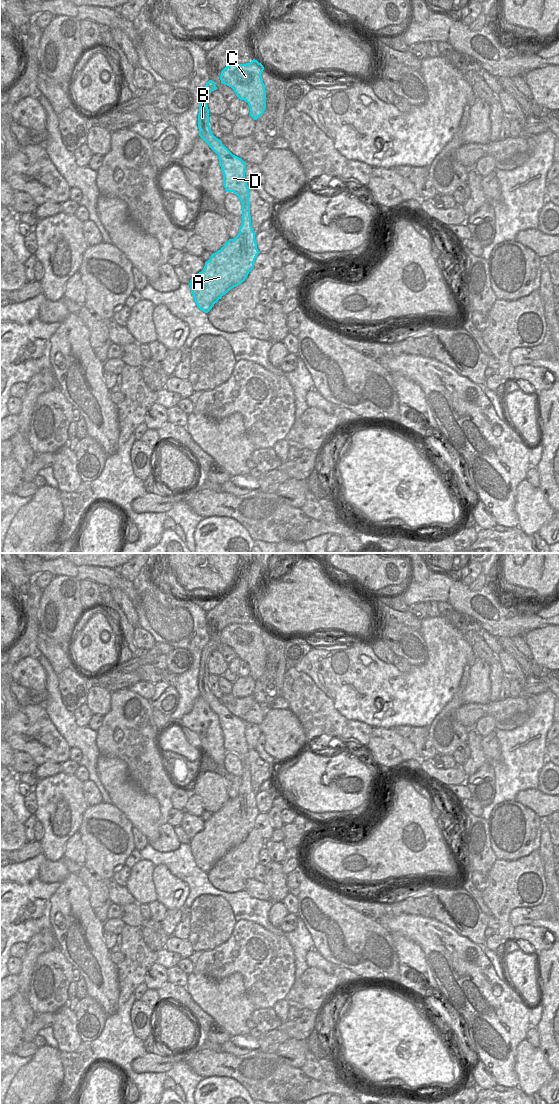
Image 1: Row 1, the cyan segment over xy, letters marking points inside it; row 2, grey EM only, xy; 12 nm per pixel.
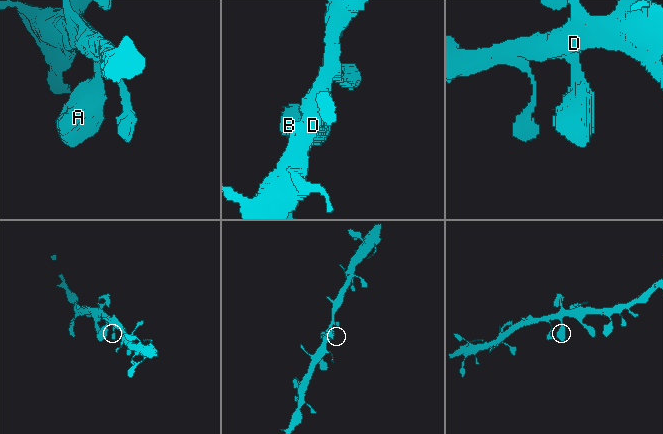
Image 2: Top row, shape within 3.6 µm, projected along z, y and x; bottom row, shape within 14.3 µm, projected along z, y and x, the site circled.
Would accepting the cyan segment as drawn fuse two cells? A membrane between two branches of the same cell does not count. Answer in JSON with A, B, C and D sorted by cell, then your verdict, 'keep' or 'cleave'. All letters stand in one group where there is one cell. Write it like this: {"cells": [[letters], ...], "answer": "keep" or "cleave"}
{"cells": [["A", "B", "C", "D"]], "answer": "keep"}

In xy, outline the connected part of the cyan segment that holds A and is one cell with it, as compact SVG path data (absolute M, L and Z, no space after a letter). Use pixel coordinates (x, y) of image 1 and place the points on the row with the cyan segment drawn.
M212 80L202 89L198 113L199 136L218 155L226 192L233 192L241 201L242 224L238 235L211 254L203 270L190 280L194 301L205 313L208 313L223 295L245 281L260 253L255 241L256 233L251 226L249 188L245 178L246 162L233 155L210 129L207 99L216 89Z

